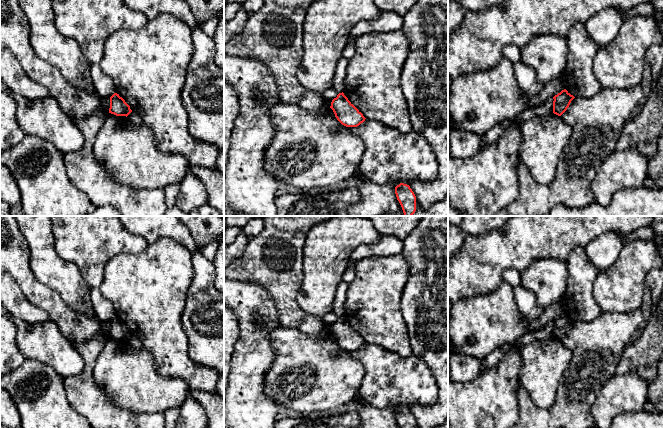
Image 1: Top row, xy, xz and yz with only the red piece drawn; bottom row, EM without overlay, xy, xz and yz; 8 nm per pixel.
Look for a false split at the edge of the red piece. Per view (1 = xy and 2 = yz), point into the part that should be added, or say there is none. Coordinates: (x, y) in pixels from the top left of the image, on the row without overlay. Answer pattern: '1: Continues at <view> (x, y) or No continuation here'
1: No continuation here
2: No continuation here

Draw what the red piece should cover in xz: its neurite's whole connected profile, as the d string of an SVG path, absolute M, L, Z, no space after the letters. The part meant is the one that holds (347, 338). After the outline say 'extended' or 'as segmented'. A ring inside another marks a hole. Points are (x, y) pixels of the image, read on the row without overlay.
M343 316L332 324L330 332L337 344L346 351L357 351L366 343Z | as segmented

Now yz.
M566 313L553 321L553 337L561 340L569 331L571 325L575 321L571 319Z | as segmented

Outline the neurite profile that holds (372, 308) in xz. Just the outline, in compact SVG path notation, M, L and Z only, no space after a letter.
M403 255L370 256L355 266L355 278L348 284L344 319L366 343L396 353L412 356L408 328L400 310L400 299L409 276L409 265Z

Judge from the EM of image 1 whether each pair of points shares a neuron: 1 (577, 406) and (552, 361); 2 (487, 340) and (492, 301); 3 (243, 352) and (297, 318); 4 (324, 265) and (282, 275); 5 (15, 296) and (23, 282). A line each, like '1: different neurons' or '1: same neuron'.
1: different neurons
2: same neuron
3: different neurons
4: different neurons
5: different neurons

